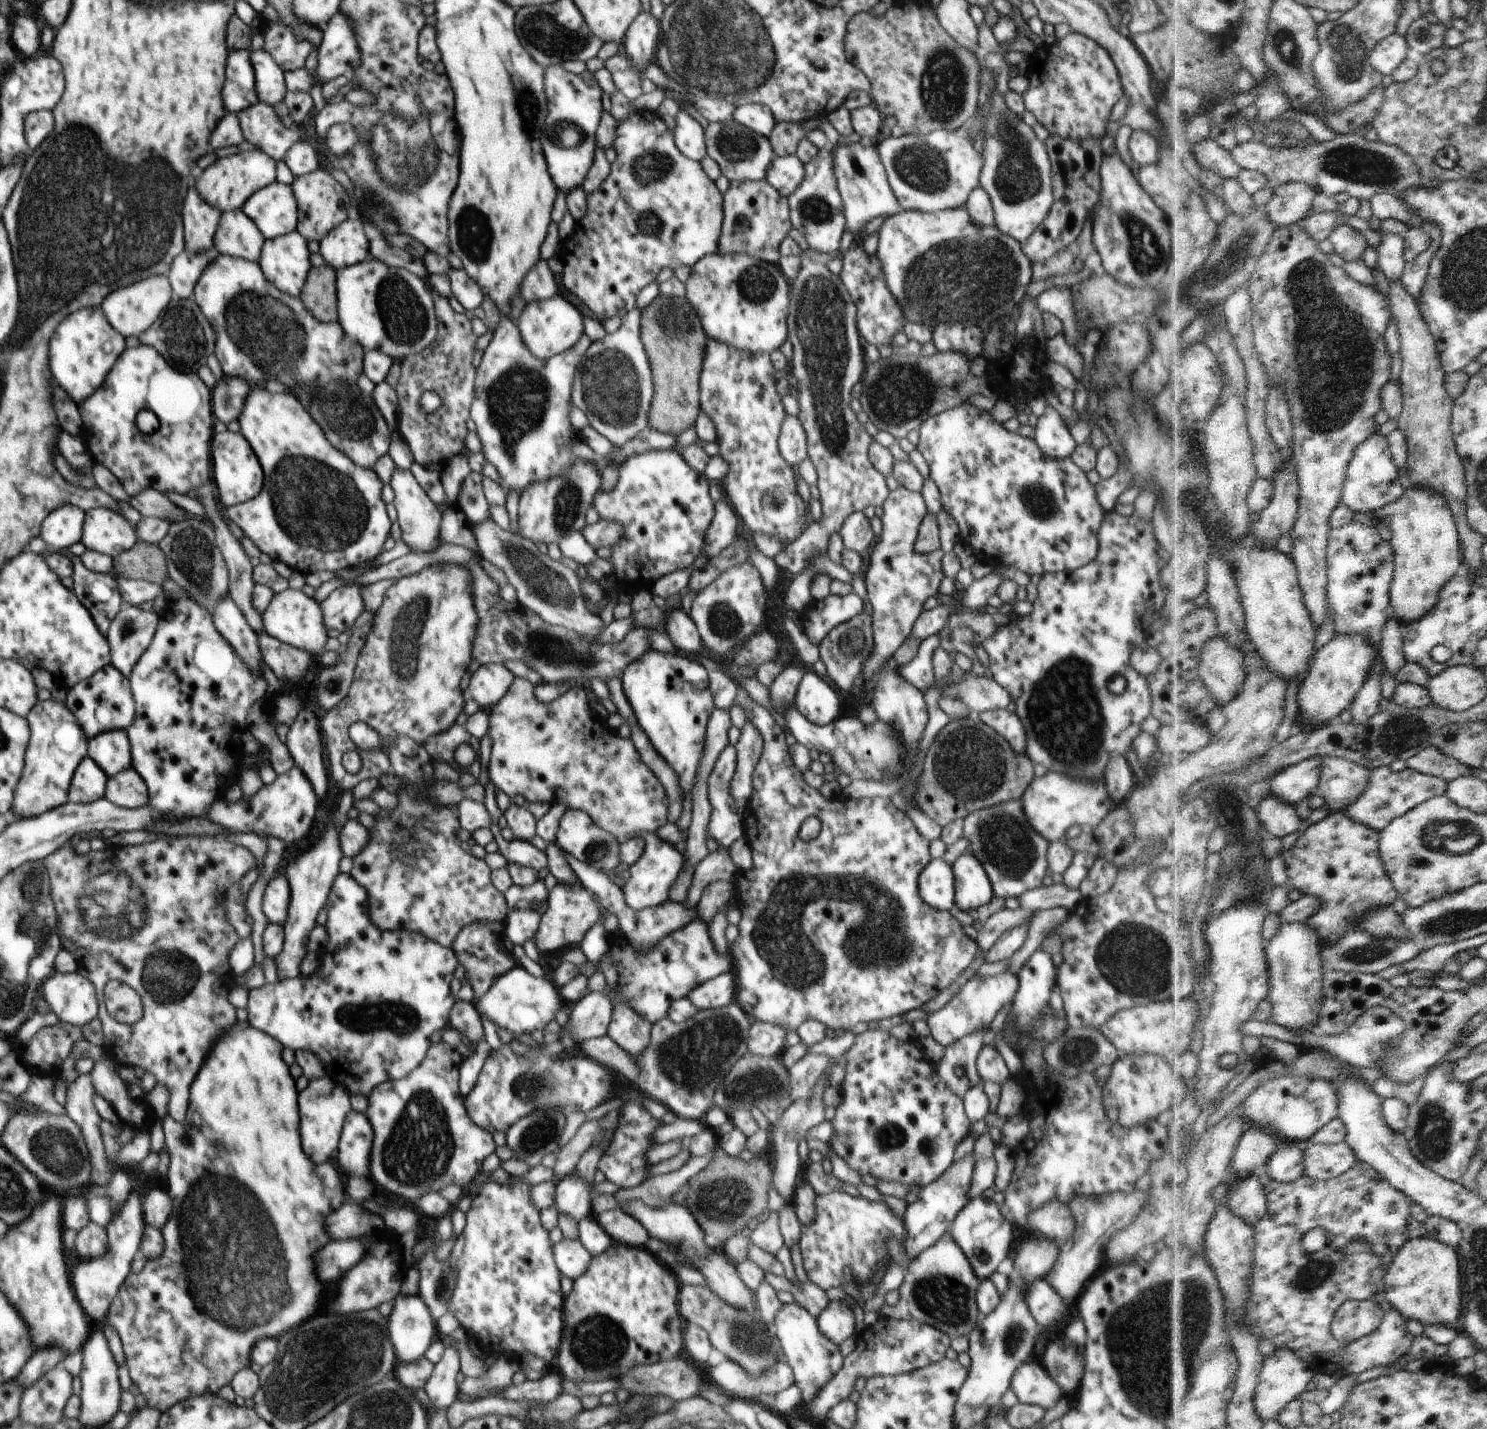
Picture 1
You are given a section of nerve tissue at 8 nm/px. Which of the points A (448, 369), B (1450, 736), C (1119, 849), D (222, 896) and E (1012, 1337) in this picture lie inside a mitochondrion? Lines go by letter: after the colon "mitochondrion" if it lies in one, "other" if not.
A: other
B: mitochondrion
C: other
D: other
E: mitochondrion

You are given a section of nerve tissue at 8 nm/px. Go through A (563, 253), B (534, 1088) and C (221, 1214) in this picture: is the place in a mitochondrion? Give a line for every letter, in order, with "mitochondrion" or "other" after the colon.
A: other
B: mitochondrion
C: mitochondrion

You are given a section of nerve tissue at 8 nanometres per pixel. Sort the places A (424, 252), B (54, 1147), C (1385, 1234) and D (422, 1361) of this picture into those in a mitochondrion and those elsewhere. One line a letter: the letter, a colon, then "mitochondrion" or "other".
A: other
B: mitochondrion
C: mitochondrion
D: other

